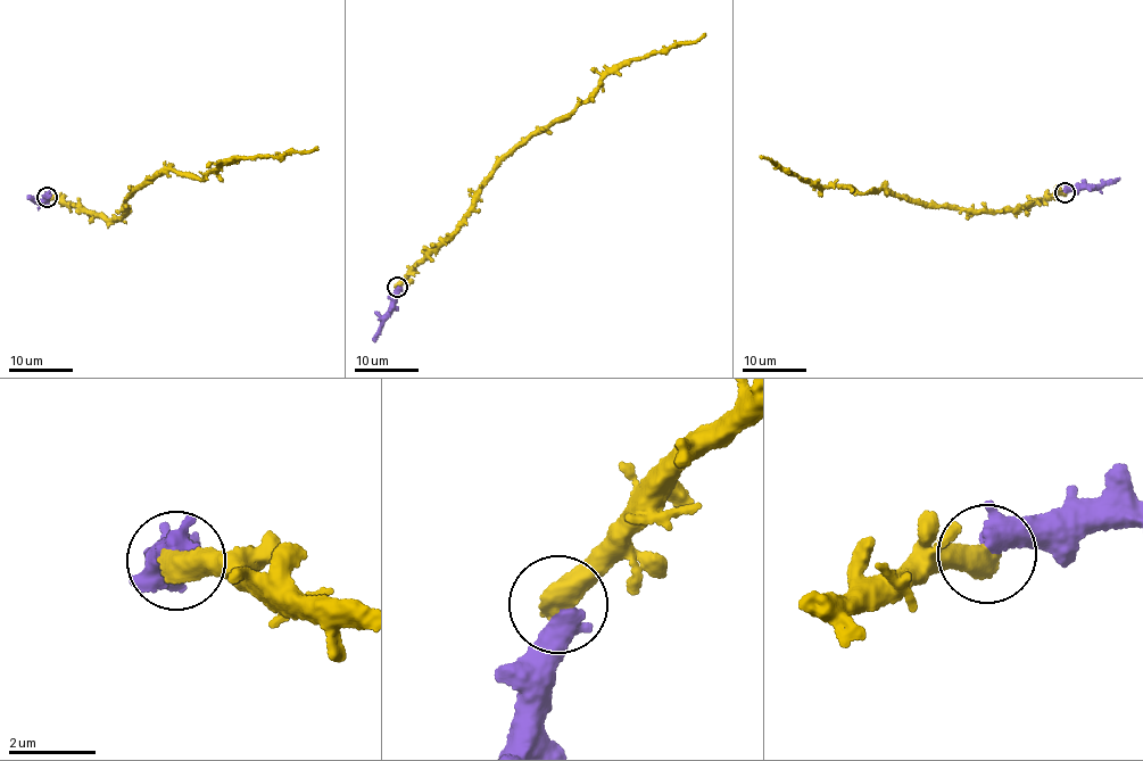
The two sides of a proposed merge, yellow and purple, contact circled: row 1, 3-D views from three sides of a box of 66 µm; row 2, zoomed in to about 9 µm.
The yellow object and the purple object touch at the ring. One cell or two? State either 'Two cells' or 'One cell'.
One cell

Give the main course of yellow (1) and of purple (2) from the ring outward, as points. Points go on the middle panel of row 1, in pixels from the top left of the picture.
1: (397, 287), (447, 243), (502, 159), (532, 135), (569, 118), (607, 74), (704, 33)
2: (397, 287), (394, 306), (374, 341)

